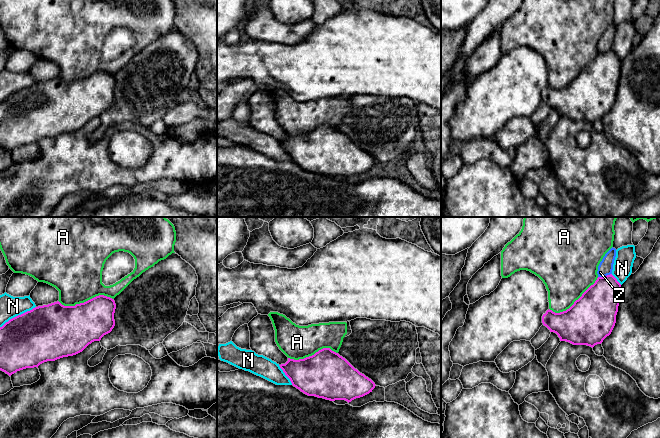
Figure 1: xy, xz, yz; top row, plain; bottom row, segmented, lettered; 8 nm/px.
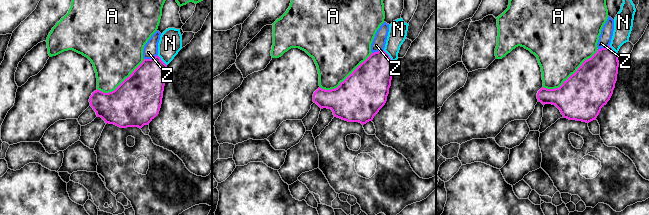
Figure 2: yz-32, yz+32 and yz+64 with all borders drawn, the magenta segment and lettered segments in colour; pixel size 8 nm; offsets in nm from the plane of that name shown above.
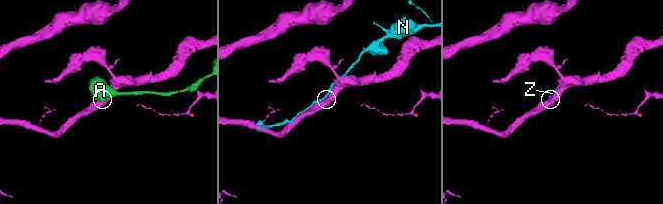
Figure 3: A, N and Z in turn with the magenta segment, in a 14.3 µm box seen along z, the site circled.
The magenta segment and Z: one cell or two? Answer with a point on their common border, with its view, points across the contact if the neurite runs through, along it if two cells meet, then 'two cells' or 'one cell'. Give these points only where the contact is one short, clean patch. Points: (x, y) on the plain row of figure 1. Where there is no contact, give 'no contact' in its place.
meets magenta in yz at (605, 52); two cells

